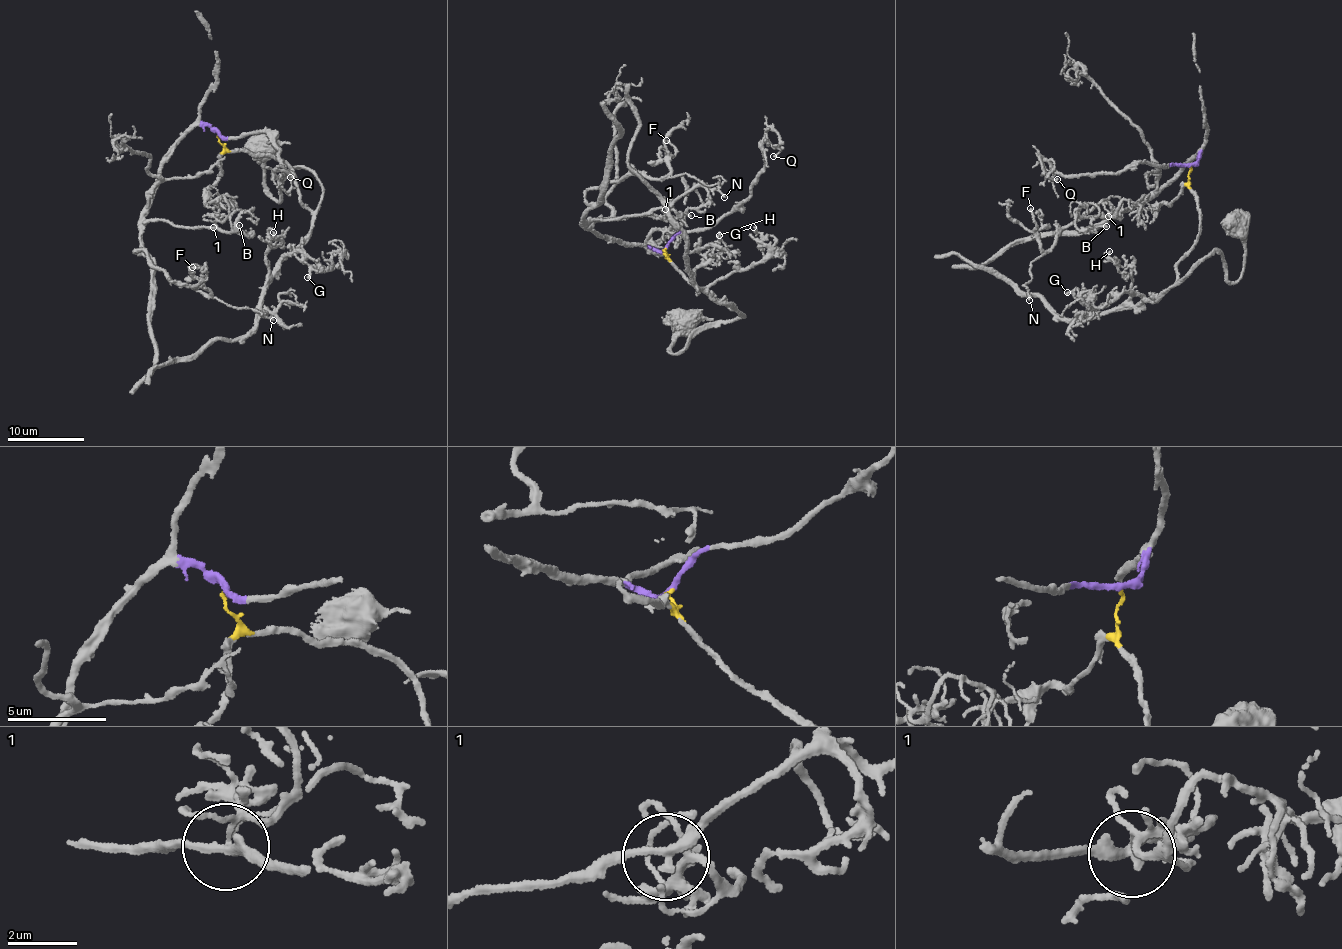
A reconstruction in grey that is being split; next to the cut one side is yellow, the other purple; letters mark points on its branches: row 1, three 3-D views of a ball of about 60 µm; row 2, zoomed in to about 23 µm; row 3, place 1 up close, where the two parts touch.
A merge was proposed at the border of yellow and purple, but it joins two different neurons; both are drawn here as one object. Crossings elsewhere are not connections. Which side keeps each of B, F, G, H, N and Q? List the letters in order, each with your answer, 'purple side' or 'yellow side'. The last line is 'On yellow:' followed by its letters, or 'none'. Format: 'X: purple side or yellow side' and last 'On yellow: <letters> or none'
B: purple side
F: purple side
G: yellow side
H: yellow side
N: purple side
Q: purple side
On yellow: G, H

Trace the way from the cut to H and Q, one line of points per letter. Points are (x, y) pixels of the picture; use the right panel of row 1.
H: (1190, 165), (1199, 228), (1176, 266), (1175, 284), (1160, 297), (1133, 303), (1133, 279), (1116, 268), (1109, 250)
Q: (1190, 165), (1139, 161), (1111, 173), (1073, 176), (1057, 173), (1050, 161), (1048, 176), (1058, 178)

